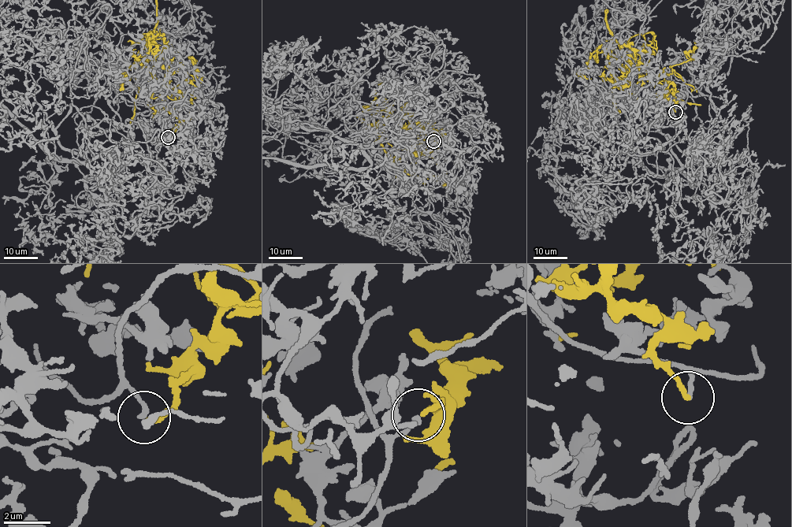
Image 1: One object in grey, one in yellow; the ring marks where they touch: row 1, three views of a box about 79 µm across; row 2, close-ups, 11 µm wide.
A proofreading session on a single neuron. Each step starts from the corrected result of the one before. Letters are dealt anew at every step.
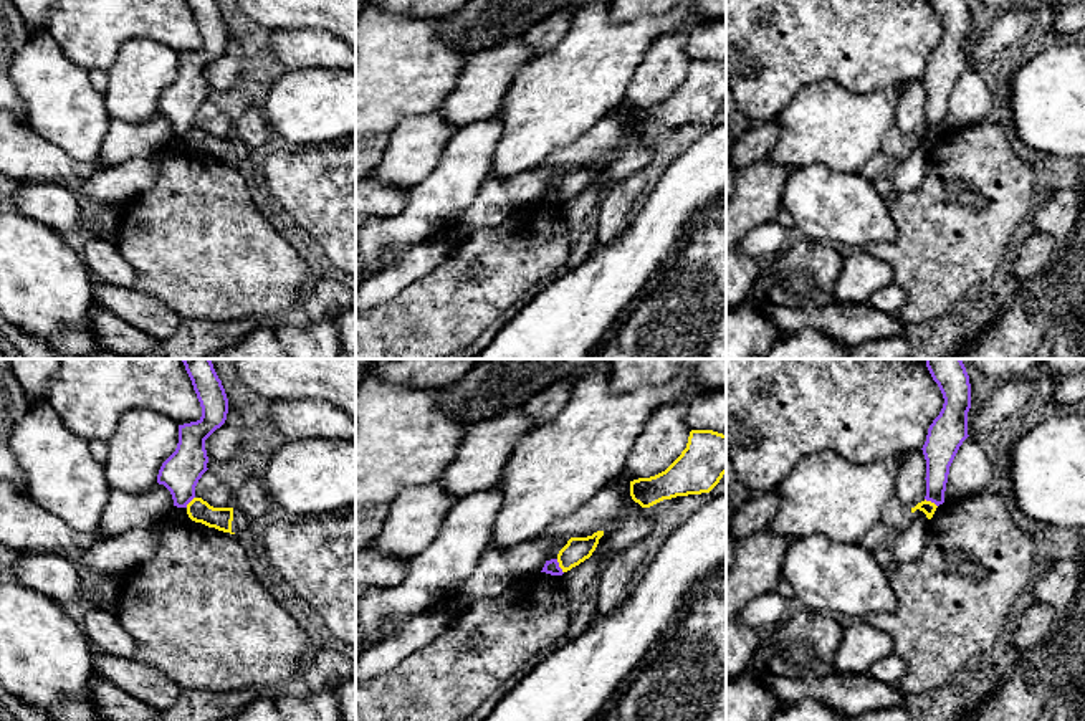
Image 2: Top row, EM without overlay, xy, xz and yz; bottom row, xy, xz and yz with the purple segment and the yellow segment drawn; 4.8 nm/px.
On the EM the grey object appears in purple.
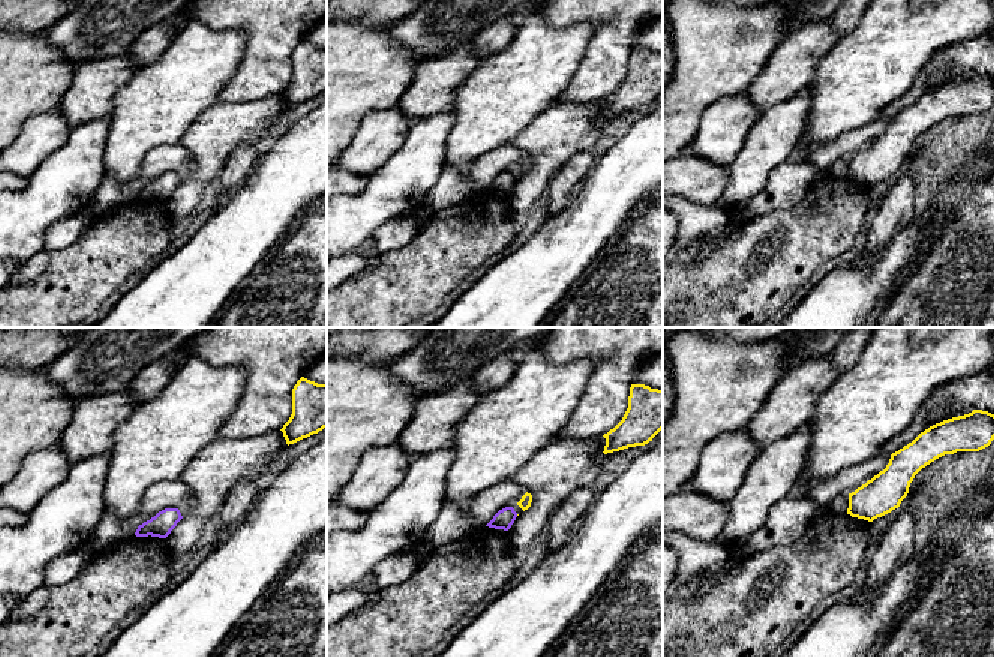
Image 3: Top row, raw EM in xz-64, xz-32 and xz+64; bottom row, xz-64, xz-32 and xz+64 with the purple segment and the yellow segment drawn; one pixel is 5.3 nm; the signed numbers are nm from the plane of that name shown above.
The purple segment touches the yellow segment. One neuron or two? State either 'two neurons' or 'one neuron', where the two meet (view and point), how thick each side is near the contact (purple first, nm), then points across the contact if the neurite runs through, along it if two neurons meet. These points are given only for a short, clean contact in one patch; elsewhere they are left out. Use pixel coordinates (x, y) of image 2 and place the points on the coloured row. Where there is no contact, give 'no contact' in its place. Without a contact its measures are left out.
two neurons | xz (558, 566) | 70/120 nm

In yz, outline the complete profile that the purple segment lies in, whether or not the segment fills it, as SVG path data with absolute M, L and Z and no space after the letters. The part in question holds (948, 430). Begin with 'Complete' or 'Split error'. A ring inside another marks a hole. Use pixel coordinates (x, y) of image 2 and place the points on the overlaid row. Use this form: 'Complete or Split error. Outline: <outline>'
Complete. Outline: M925 359L944 403L928 428L923 455L926 460L926 501L944 503L949 466L968 435L971 384L961 359Z

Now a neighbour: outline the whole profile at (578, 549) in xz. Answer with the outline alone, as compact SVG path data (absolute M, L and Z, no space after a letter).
M597 531L587 537L571 537L557 554L557 562L562 572L567 572L581 562L584 562L586 559L589 559L602 536L604 531Z

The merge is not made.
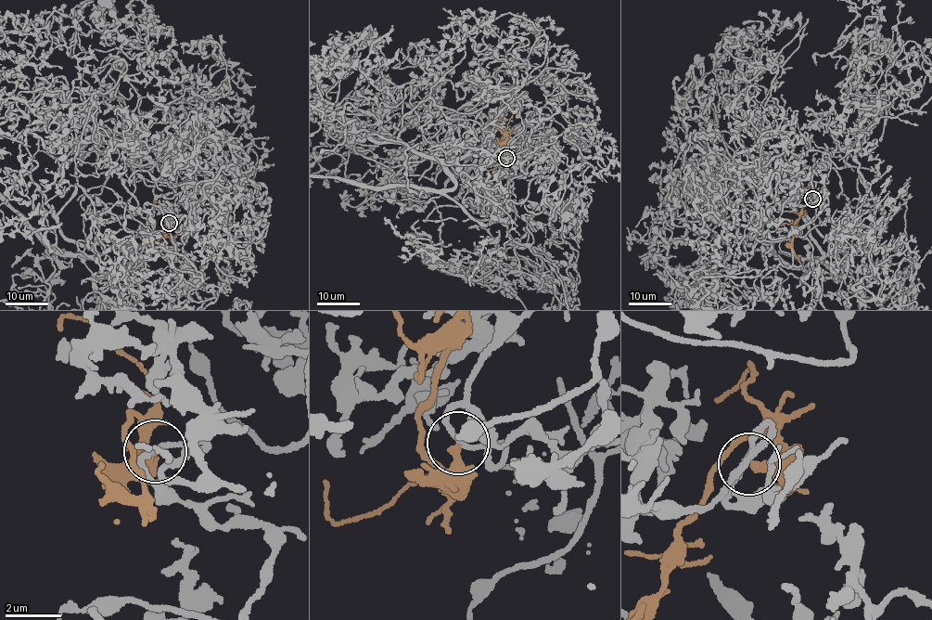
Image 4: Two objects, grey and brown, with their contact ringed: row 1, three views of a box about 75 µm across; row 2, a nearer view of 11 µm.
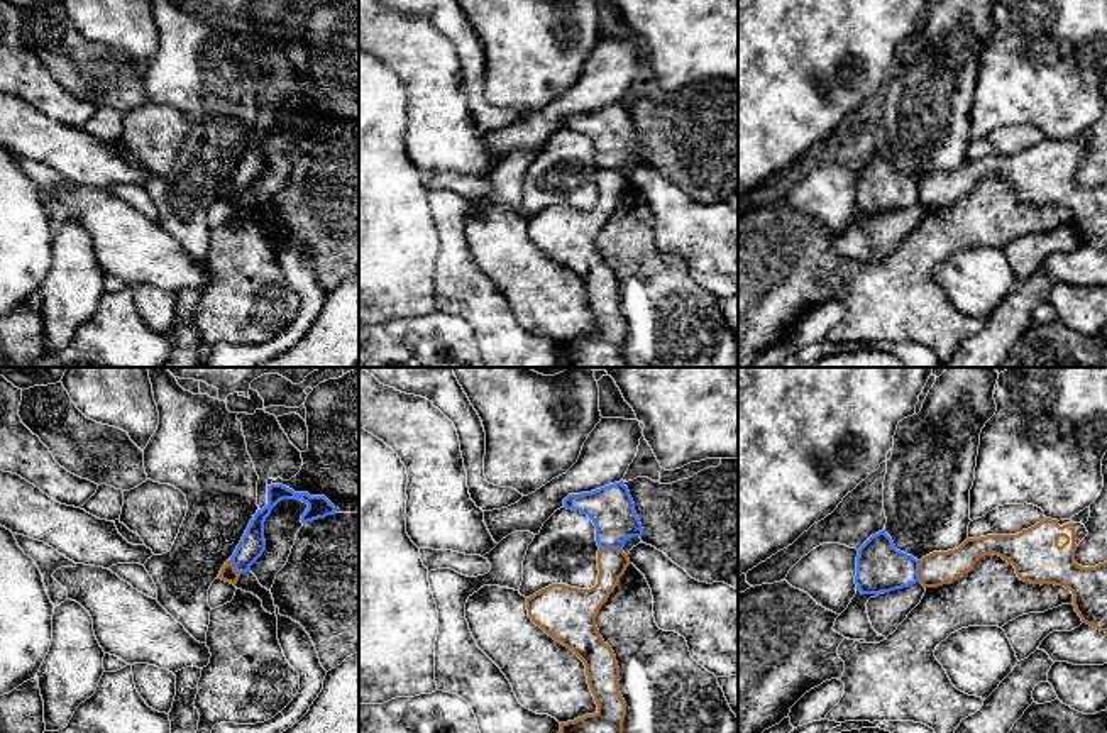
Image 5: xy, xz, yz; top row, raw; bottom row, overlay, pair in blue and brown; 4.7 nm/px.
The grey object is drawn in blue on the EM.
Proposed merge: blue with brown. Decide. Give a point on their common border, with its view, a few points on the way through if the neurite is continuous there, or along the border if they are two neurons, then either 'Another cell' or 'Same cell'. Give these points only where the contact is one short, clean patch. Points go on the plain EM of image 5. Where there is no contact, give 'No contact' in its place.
Touches blue at xz (611, 168). Boundary: xz (600, 168), (616, 168), (622, 171). Another cell

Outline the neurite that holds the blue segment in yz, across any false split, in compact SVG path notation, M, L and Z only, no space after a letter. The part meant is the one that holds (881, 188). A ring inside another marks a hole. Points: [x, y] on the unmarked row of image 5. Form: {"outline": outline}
{"outline": "M885 151L872 156L856 178L856 212L880 215L919 203L919 181L895 169Z"}

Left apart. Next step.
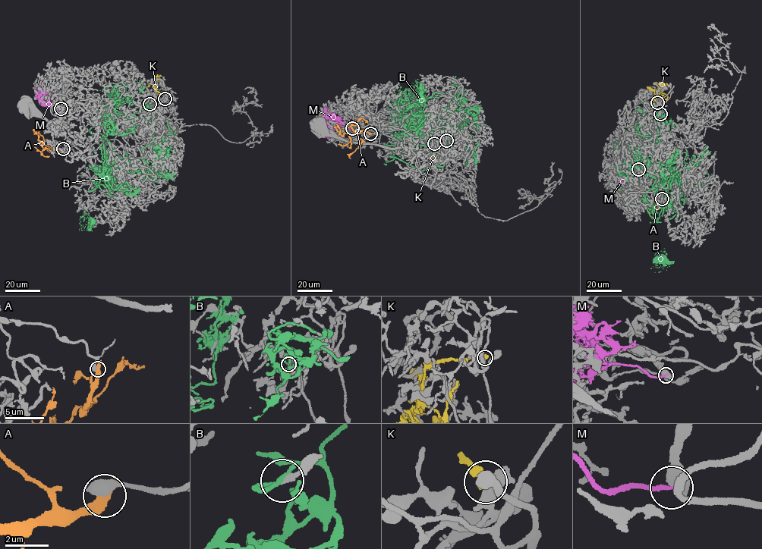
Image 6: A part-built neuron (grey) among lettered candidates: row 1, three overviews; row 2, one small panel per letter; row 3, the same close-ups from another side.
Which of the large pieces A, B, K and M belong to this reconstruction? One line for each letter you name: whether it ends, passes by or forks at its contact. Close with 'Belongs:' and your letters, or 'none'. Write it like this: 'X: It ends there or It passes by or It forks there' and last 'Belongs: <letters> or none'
Belongs: none

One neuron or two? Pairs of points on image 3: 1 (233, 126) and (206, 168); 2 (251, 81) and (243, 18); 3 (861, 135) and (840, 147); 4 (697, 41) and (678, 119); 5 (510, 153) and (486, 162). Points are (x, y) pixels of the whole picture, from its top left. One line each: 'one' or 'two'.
1: one
2: one
3: one
4: one
5: one

